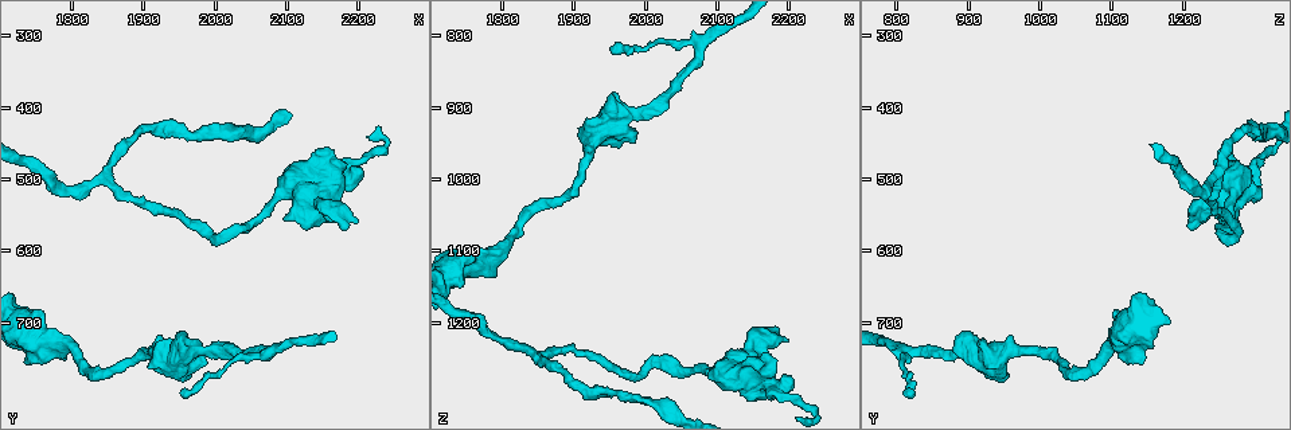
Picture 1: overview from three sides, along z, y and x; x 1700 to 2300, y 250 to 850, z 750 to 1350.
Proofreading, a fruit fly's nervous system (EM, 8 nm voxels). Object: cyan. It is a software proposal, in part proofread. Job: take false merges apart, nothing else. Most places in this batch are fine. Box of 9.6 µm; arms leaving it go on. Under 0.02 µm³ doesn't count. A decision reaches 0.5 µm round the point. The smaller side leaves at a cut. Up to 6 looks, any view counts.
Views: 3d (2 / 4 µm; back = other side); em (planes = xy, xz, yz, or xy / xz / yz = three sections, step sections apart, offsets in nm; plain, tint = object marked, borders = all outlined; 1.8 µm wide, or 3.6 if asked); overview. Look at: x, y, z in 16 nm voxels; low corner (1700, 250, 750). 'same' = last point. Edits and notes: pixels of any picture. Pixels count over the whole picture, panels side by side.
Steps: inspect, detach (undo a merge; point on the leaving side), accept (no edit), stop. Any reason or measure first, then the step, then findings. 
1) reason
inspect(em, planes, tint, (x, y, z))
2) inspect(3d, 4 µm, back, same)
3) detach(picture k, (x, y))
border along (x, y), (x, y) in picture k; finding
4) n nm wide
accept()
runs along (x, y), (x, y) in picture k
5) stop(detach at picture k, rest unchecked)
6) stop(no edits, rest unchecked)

sharp bend
inspect(3d, 4 µm, (2015, 580, 1255))

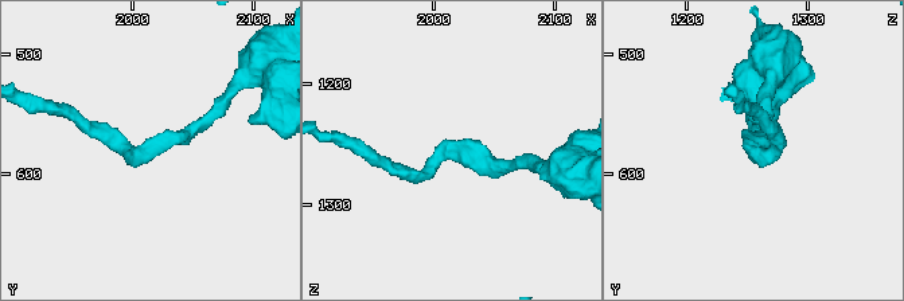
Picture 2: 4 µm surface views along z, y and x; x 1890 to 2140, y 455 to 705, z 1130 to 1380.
inspect(em, yz, step 8, tint, (2014, 578, 1256))

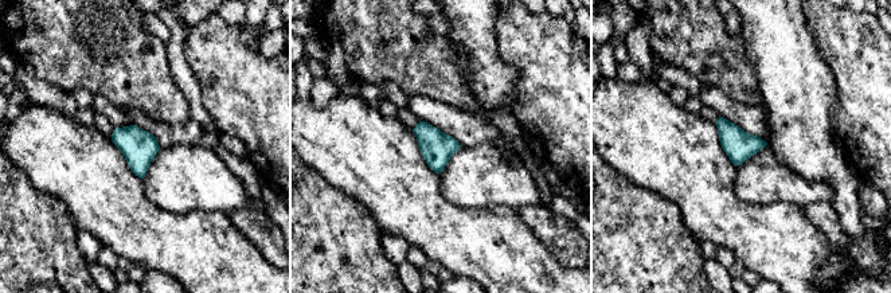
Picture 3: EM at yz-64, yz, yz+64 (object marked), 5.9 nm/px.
inspect(em, planes, tint, same)

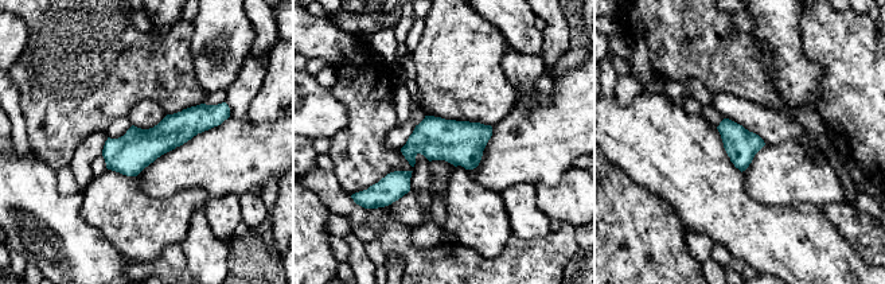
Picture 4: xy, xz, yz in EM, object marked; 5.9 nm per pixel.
200 nm wide
accept()
one neuron here

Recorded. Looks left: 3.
sharp bend
inspect(3d, 4 µm, (2150, 510, 1270))

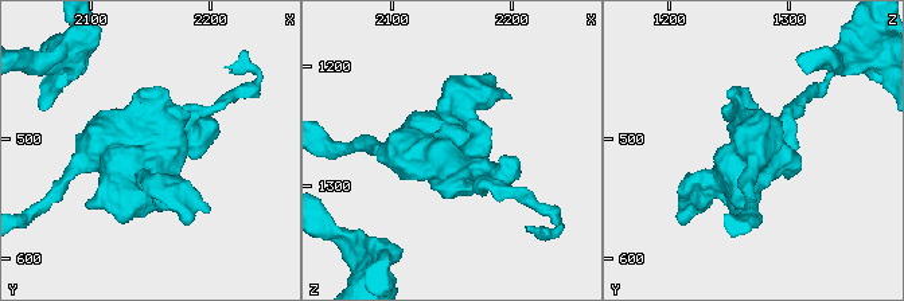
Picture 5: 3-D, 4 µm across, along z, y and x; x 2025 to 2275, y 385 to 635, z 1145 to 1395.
need the tissue
inspect(em, 3.6 µm, planes, plain, (2148, 512, 1270))

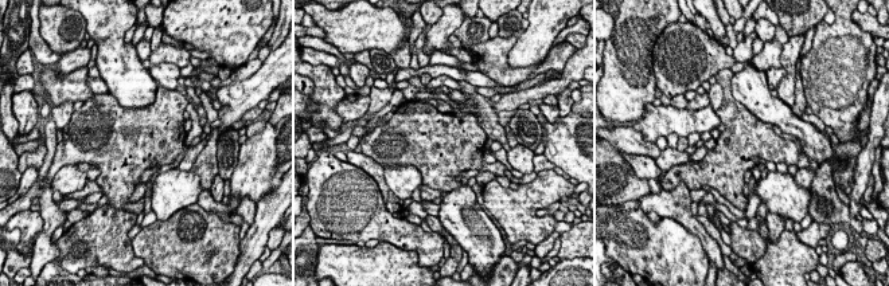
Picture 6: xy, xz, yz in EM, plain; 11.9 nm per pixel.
inspect(em, 3.6 µm, planes, tint, same)

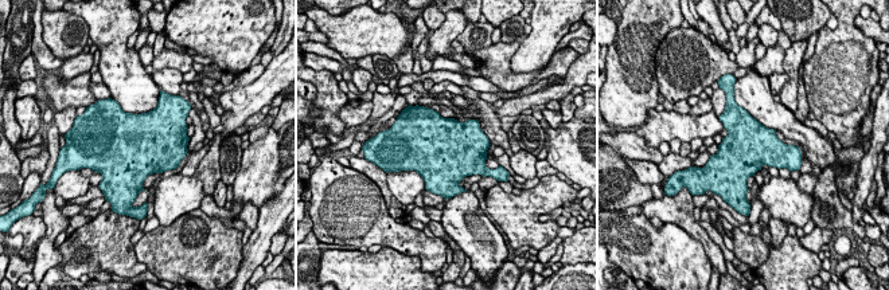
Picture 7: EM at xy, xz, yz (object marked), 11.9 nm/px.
accept()
all the same neuron

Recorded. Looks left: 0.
stop(no edits, rest unchecked)

